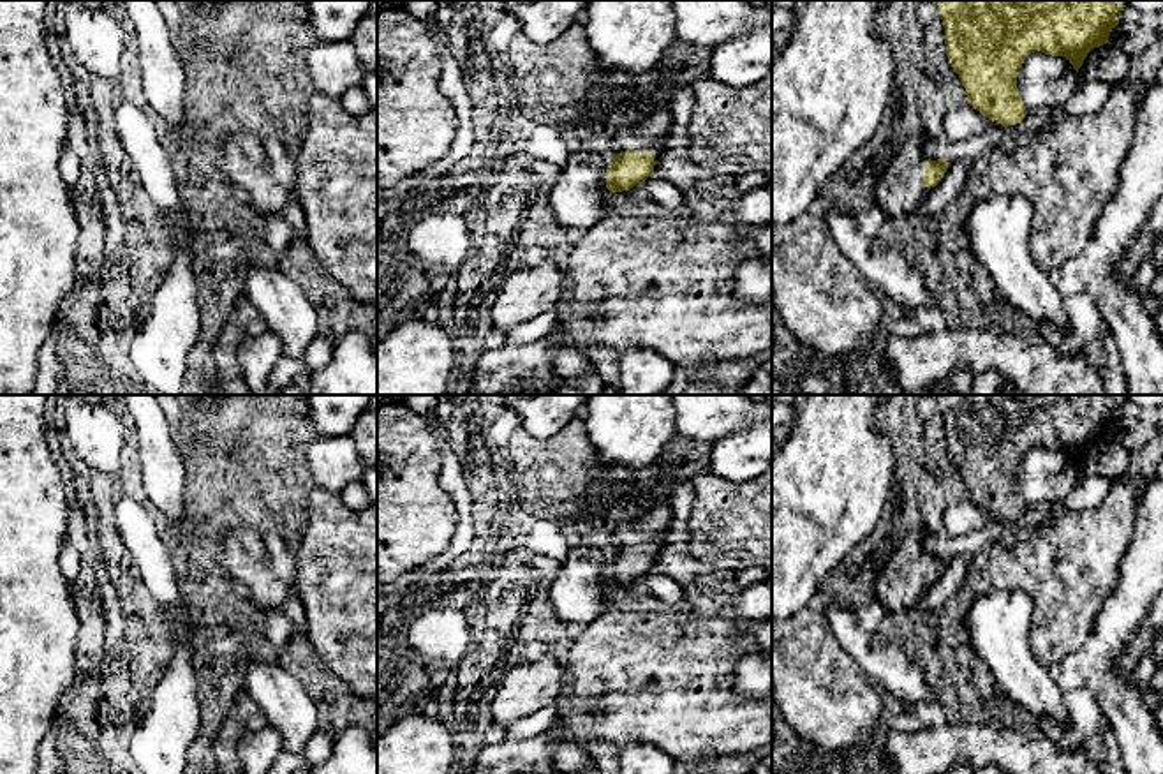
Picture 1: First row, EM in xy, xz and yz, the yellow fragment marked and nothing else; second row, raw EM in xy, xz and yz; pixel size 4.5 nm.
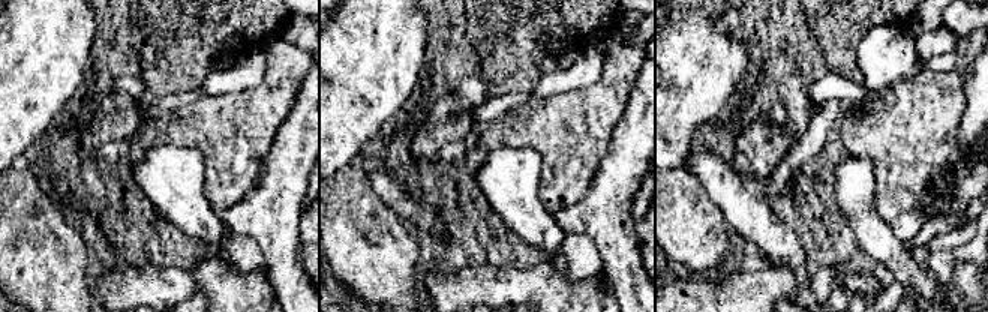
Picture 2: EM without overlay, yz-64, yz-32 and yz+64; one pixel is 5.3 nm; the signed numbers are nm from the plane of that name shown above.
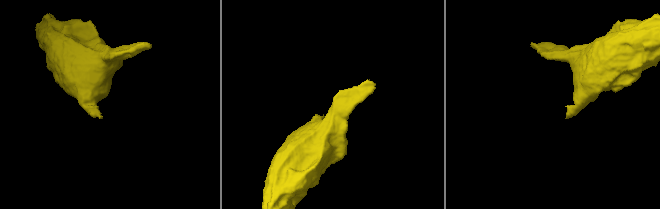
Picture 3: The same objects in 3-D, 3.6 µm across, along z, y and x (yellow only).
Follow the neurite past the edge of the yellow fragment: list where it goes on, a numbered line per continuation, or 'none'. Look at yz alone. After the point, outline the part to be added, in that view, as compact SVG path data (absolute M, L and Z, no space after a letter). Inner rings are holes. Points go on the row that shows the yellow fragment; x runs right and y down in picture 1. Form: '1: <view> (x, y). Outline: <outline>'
1: yz (899, 189). Outline: M920 132L906 141L906 145L888 162L876 183L876 205L886 217L902 217L915 220L920 197L934 187L923 187L922 146L930 139Z

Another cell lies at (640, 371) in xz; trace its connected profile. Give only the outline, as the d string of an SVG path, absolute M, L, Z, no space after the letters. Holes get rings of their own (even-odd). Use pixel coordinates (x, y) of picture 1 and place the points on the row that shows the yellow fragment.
M627 349L619 356L619 395L663 395L671 390L675 365L652 349Z

